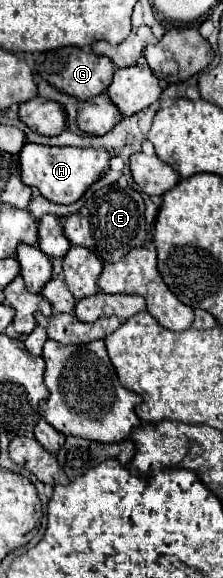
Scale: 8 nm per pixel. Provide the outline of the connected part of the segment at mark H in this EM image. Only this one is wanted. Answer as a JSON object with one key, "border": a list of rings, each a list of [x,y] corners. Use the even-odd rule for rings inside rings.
{"border":[[[25,143],[19,153],[21,179],[29,187],[37,187],[39,193],[53,203],[75,203],[95,181],[109,171],[111,153],[107,149],[93,147],[47,147],[37,143]]]}

